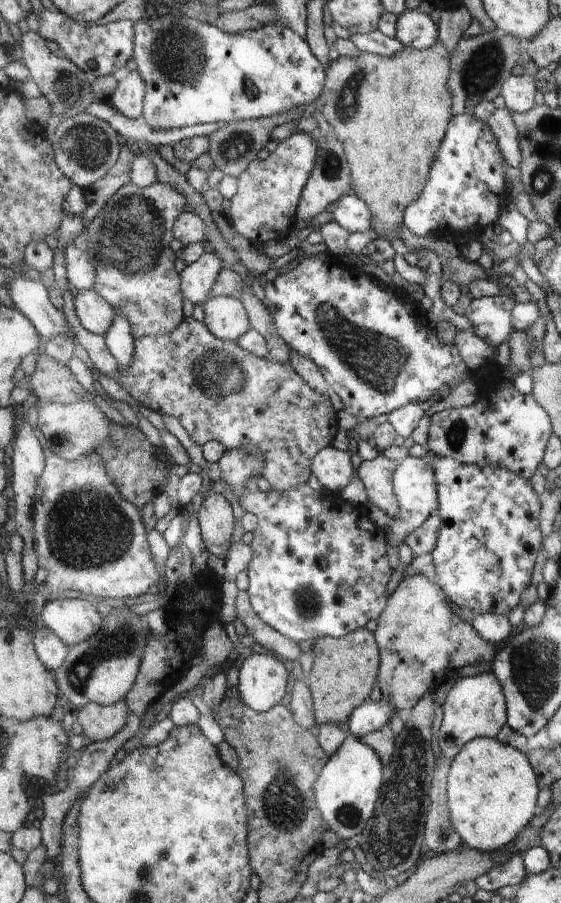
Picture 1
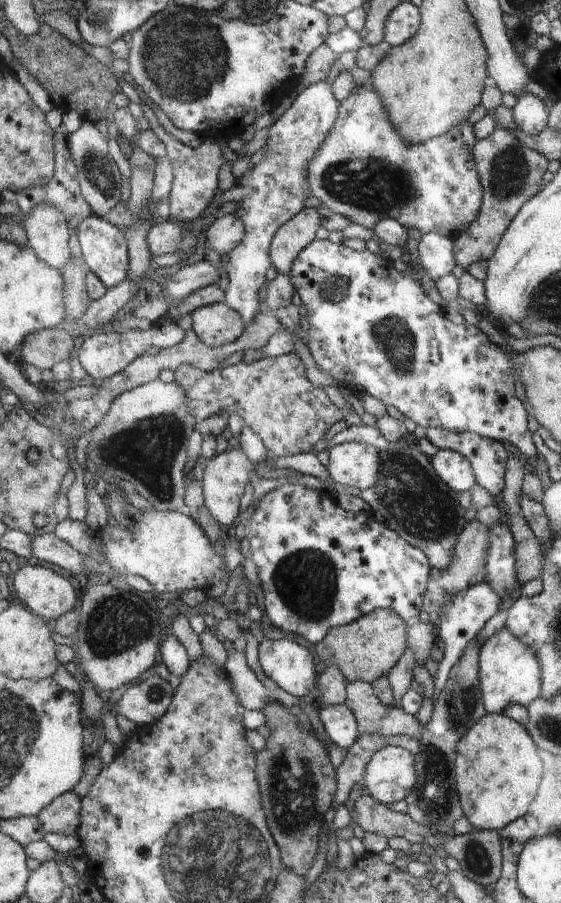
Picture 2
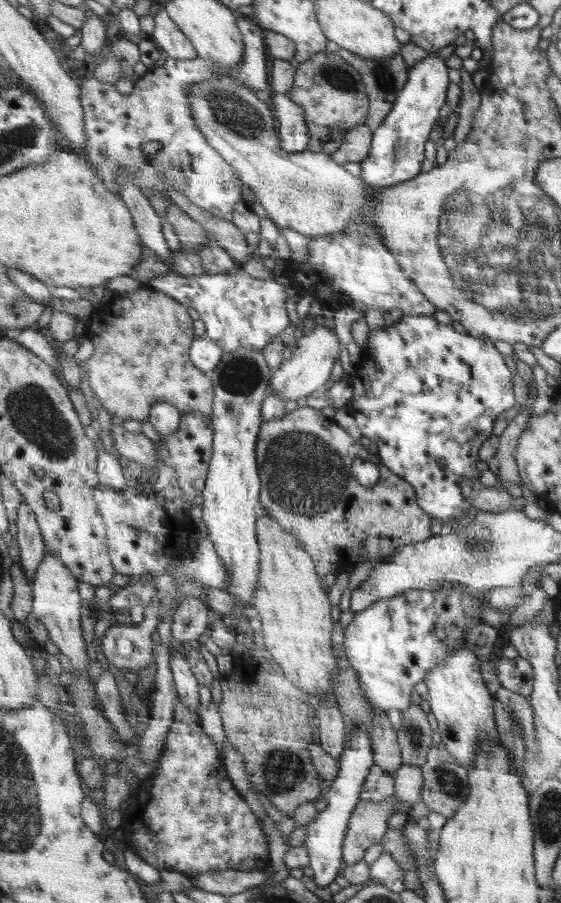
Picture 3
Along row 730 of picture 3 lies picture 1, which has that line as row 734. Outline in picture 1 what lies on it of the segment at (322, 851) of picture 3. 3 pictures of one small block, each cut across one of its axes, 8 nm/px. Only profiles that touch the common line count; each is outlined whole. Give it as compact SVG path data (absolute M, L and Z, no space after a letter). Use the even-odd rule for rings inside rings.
M383 699L378 702L366 701L349 716L348 732L359 739L389 724L393 714L393 708Z

